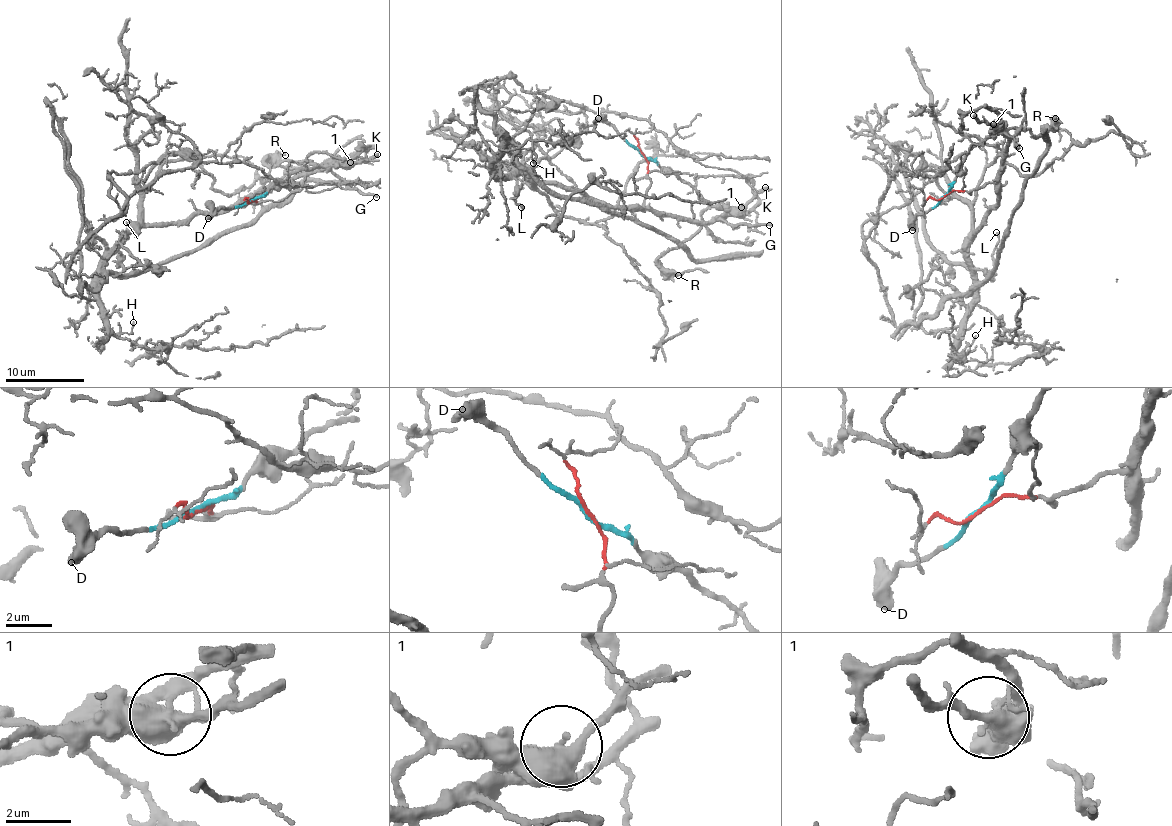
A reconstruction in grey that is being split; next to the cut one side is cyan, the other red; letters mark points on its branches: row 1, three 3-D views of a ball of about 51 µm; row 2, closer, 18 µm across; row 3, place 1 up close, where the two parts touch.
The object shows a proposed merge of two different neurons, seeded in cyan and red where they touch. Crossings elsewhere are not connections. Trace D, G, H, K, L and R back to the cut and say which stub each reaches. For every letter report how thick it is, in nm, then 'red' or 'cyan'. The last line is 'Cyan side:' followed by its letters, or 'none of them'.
D: 550 nm thick; cyan
G: 190 nm thick; red
H: 110 nm thick; red
K: 280 nm thick; cyan
L: 130 nm thick; red
R: 260 nm thick; cyan
Cyan side: D, K, R

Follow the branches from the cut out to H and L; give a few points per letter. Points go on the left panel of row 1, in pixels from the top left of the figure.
H: (251, 201), (259, 202), (141, 224), (101, 265), (97, 283), (112, 332), (129, 334), (132, 321)
L: (251, 201), (259, 202), (252, 197), (176, 222), (141, 224), (118, 258), (125, 222)

